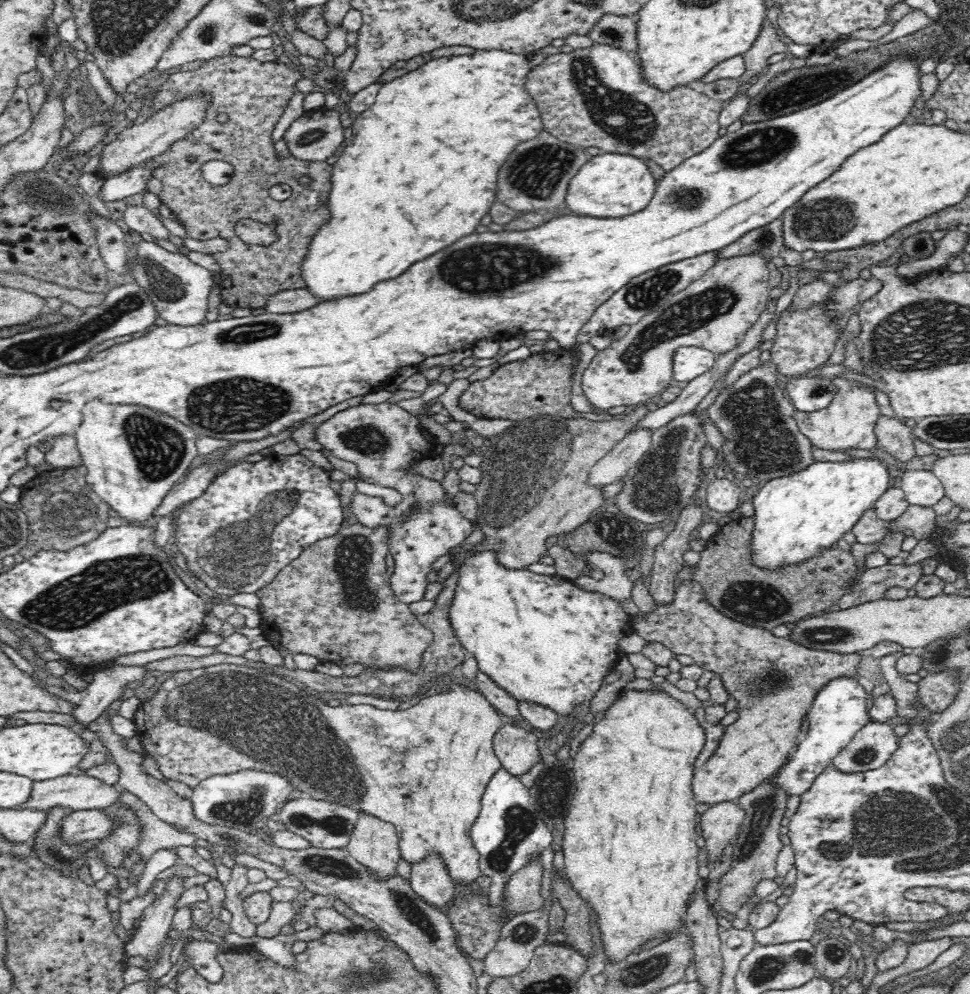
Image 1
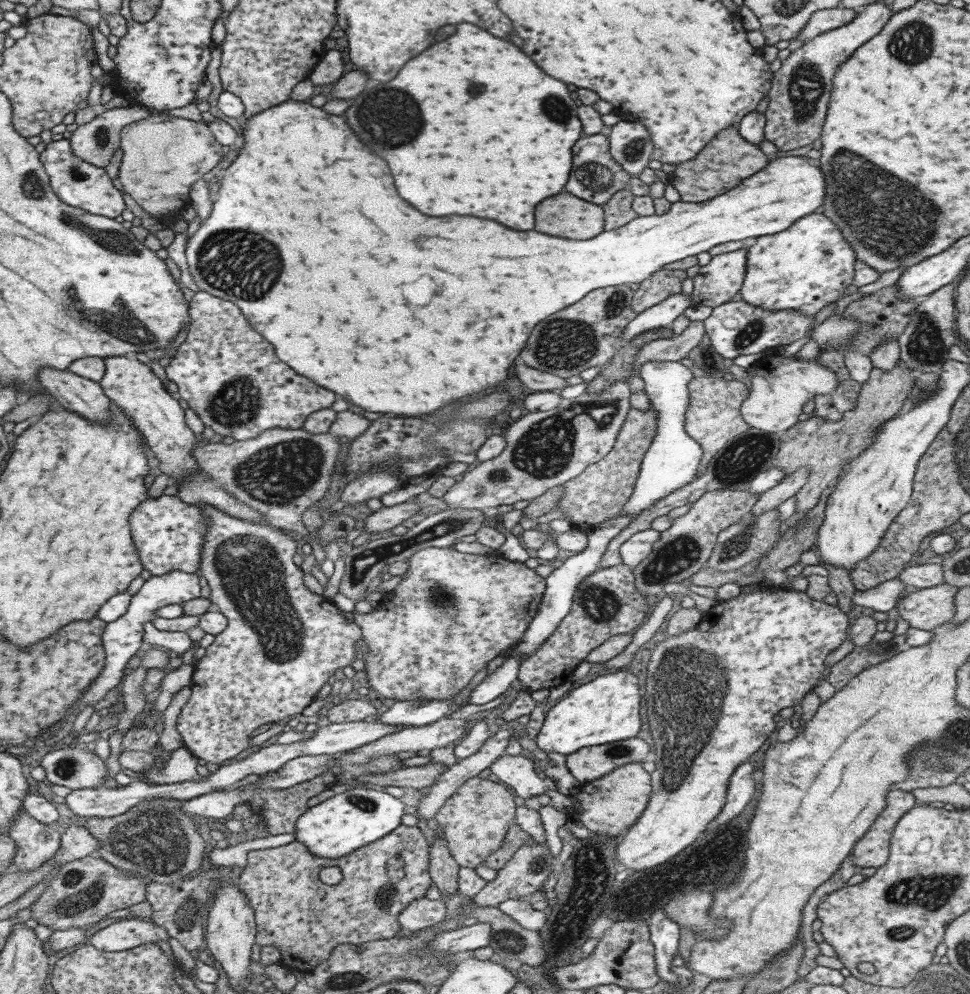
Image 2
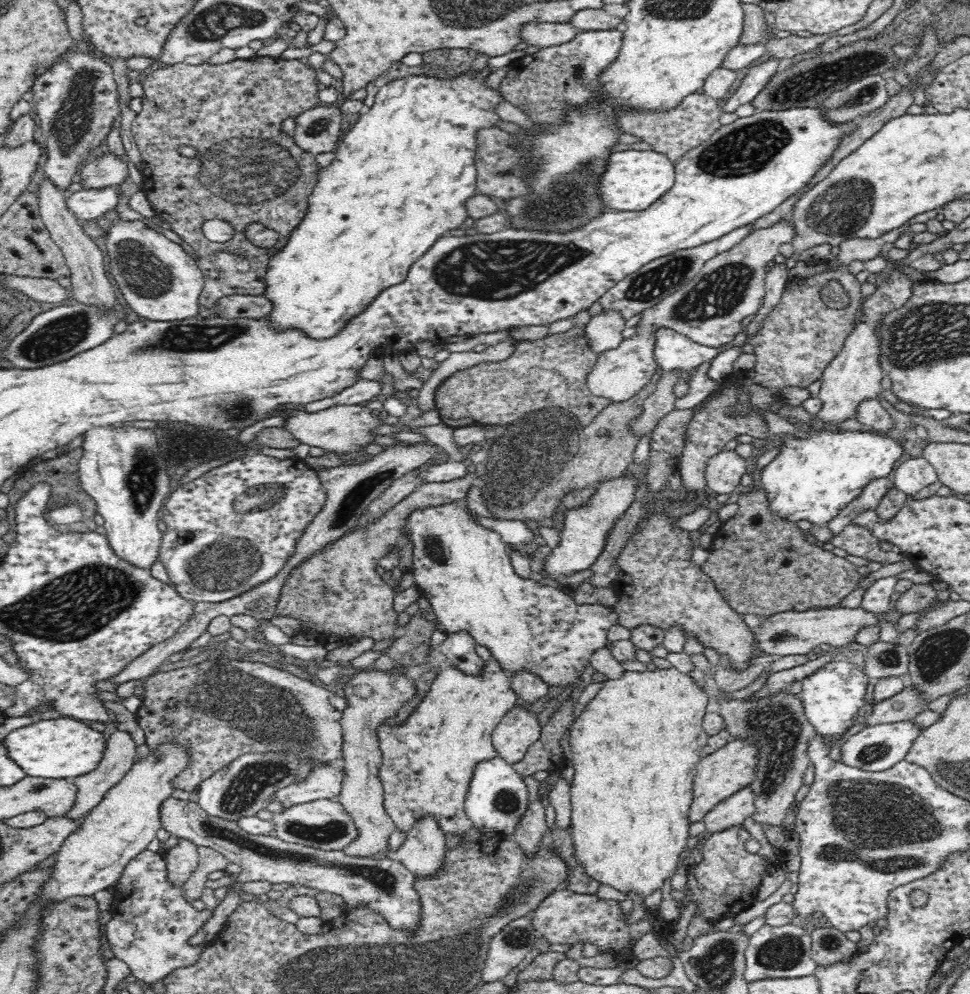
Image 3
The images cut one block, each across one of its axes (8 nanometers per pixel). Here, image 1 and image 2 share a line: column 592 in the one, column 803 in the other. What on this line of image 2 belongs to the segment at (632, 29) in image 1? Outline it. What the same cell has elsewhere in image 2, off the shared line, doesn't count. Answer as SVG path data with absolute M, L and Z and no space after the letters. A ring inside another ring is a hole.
M838 6L836 8L817 10L809 16L805 27L795 36L795 40L805 40L808 42L823 32L828 32L842 25L848 24L857 11L850 8Z

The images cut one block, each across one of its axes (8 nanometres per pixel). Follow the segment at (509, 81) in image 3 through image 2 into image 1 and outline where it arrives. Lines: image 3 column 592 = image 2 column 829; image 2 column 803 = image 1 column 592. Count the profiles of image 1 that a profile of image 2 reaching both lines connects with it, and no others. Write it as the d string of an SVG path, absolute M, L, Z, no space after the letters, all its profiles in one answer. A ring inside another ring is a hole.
M594 43L588 48L548 56L530 70L524 87L536 99L545 132L582 150L596 147L603 153L621 153L638 157L642 161L651 160L668 173L674 171L684 160L706 151L719 138L719 114L724 104L690 85L662 91L646 83L642 72L636 57L629 51L612 44Z

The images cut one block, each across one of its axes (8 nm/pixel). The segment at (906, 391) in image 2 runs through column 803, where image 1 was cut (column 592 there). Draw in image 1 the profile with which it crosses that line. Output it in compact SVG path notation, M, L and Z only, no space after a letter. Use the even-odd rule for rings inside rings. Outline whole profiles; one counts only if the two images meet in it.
M640 404L635 405L630 408L629 414L623 416L623 418L618 417L613 420L603 420L603 421L590 421L587 419L582 419L582 416L576 416L572 414L571 417L565 415L550 415L549 413L539 413L538 416L510 418L513 419L514 425L506 428L504 432L494 435L492 437L486 437L484 446L479 446L476 451L478 455L482 456L482 463L479 466L480 471L482 471L482 480L476 484L476 492L473 492L474 498L477 504L477 522L480 526L485 539L480 543L471 546L473 552L482 552L482 550L495 550L497 552L498 564L501 564L504 568L509 568L510 570L516 569L526 569L528 564L534 564L539 562L542 556L546 555L546 539L550 536L564 536L568 532L576 530L580 524L584 524L589 518L590 513L597 508L600 508L604 504L606 498L603 497L602 488L604 486L590 486L588 483L588 475L590 474L590 469L600 460L606 456L607 452L610 452L617 442L620 442L626 434L635 428L637 422L642 420L646 414L649 413L647 408Z

